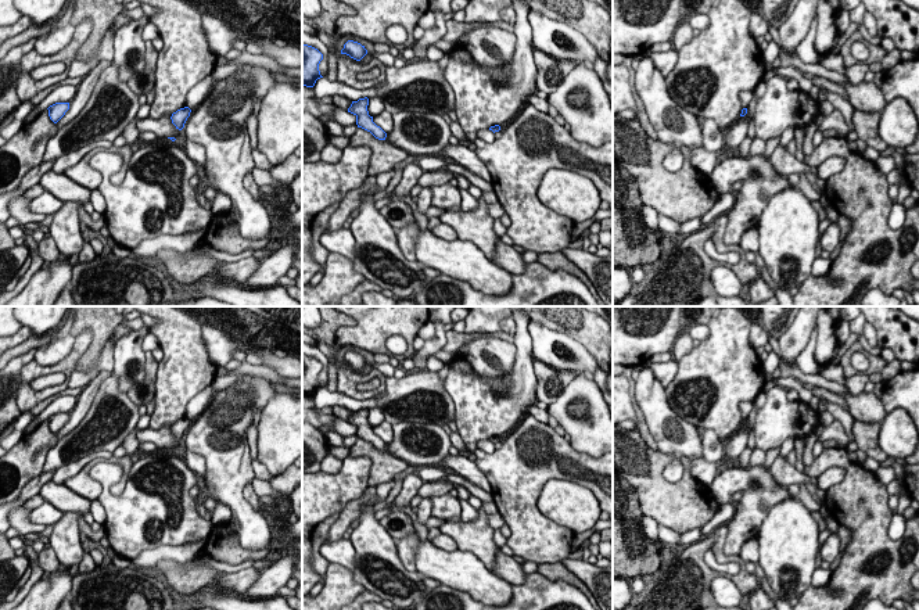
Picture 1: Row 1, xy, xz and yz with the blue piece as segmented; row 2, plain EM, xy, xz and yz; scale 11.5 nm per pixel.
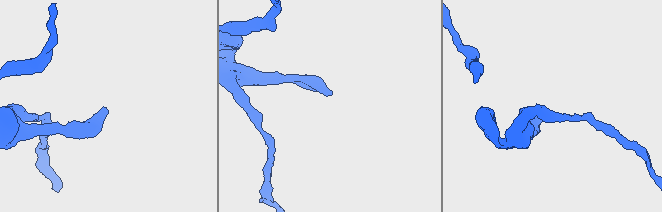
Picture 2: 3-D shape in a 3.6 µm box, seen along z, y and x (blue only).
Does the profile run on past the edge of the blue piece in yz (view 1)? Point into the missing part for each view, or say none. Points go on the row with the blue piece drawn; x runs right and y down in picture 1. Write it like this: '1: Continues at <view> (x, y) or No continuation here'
1: No continuation here

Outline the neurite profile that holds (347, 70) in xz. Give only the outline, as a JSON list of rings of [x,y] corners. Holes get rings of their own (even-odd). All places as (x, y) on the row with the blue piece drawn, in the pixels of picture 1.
[[[341,54],[341,57],[338,58],[338,67],[337,67],[337,80],[347,83],[351,87],[365,90],[365,89],[376,87],[378,83],[384,82],[385,69],[387,67],[376,57],[373,57],[366,64],[360,64],[359,61]],[[376,67],[380,69],[378,78],[371,80],[359,80],[356,78],[359,72],[367,72]]]

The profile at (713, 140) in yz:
[[[704,119],[703,121],[703,146],[707,151],[722,152],[724,146],[724,136],[722,130],[714,122],[714,119]]]

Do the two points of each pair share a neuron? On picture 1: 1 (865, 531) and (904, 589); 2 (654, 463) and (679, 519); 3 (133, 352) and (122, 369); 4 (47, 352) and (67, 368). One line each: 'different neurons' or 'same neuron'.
1: same neuron
2: same neuron
3: same neuron
4: different neurons

